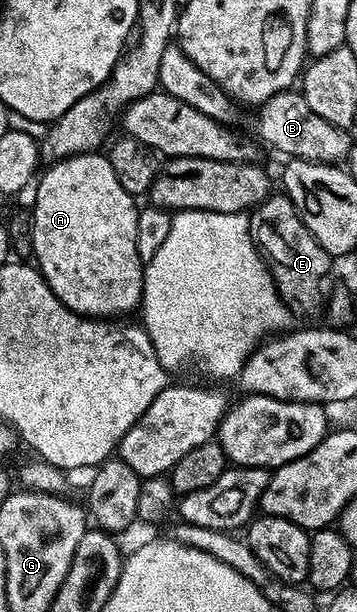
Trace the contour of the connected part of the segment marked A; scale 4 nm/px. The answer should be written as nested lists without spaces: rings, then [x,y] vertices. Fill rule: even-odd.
[[[103,153],[74,155],[52,162],[48,167],[51,168],[38,176],[34,188],[35,211],[30,212],[31,249],[39,274],[51,286],[56,297],[78,315],[130,316],[127,314],[143,302],[145,270],[145,264],[140,261],[137,253],[137,217],[140,208],[135,207],[136,196],[121,189],[121,181],[117,181],[113,165],[109,165]]]

